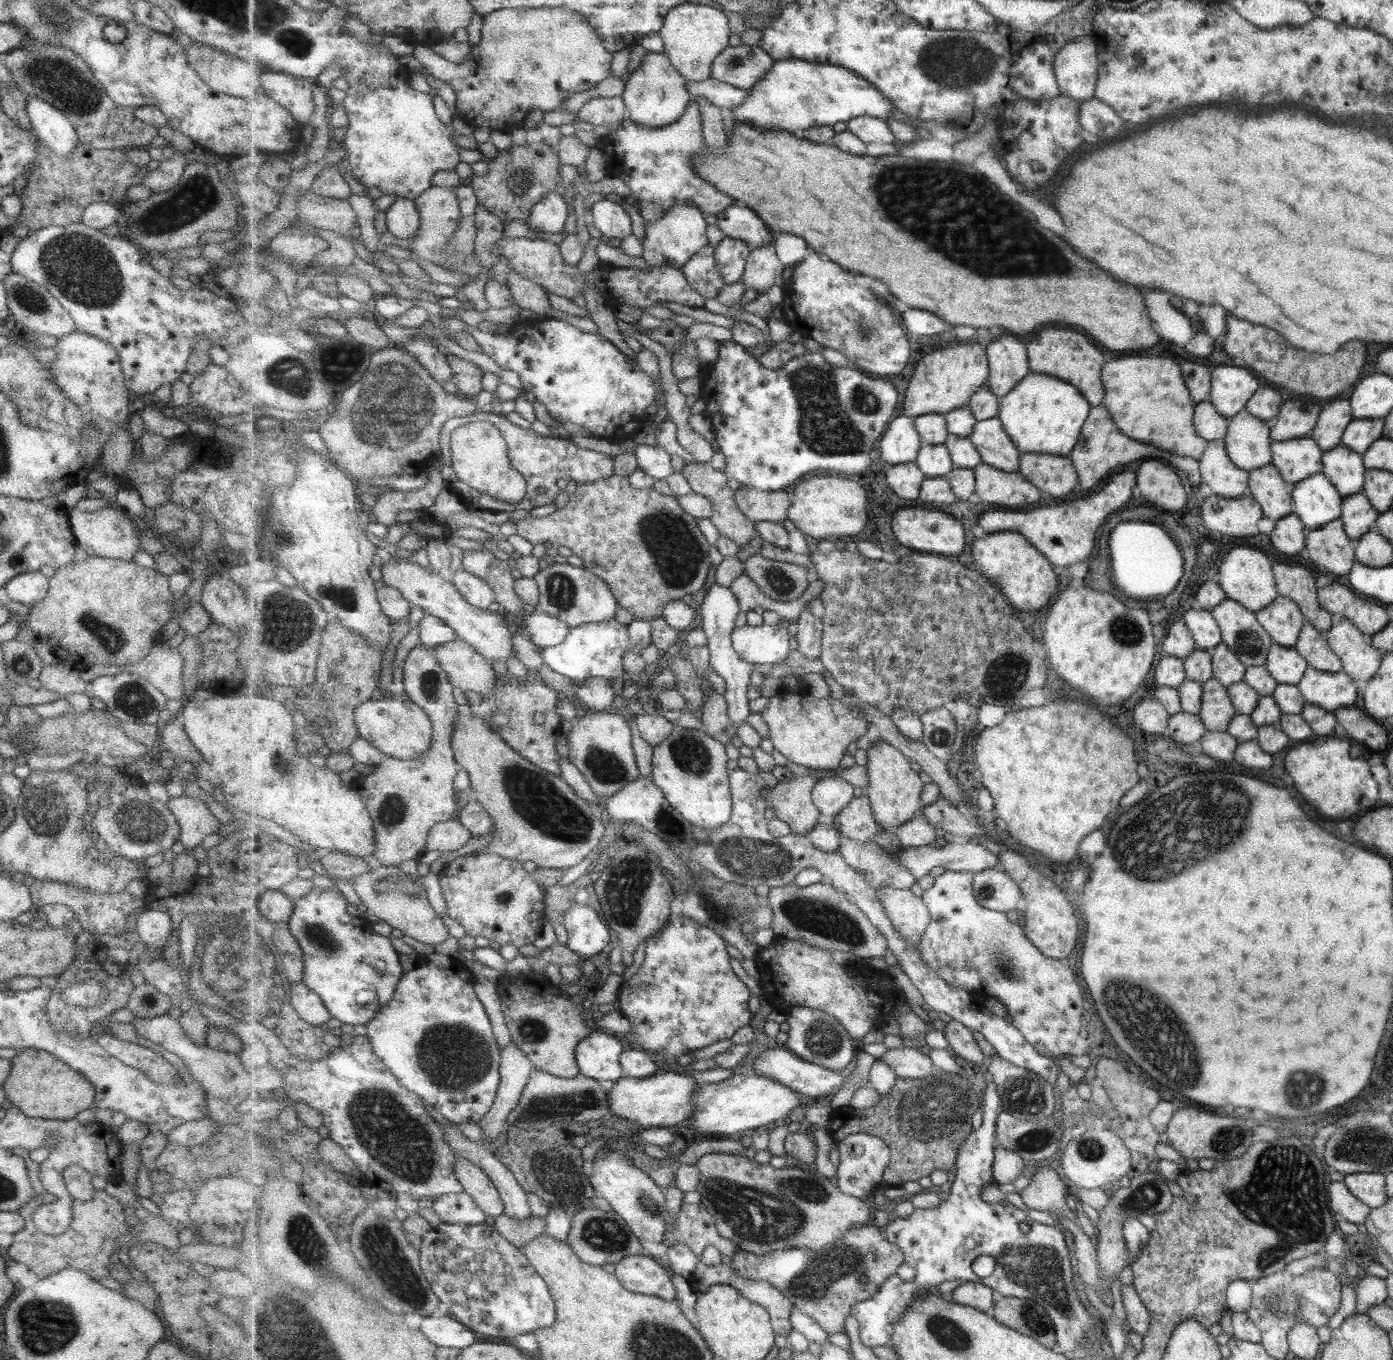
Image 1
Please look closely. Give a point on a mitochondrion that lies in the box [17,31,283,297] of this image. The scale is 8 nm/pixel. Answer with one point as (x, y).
(61, 79)

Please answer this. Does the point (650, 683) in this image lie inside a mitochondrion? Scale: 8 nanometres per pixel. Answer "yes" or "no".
no

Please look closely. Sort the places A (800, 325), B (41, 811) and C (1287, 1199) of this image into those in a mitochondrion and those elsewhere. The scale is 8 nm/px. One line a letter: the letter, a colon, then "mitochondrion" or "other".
A: other
B: mitochondrion
C: mitochondrion

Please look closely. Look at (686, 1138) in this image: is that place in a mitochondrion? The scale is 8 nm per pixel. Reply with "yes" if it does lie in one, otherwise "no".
no

